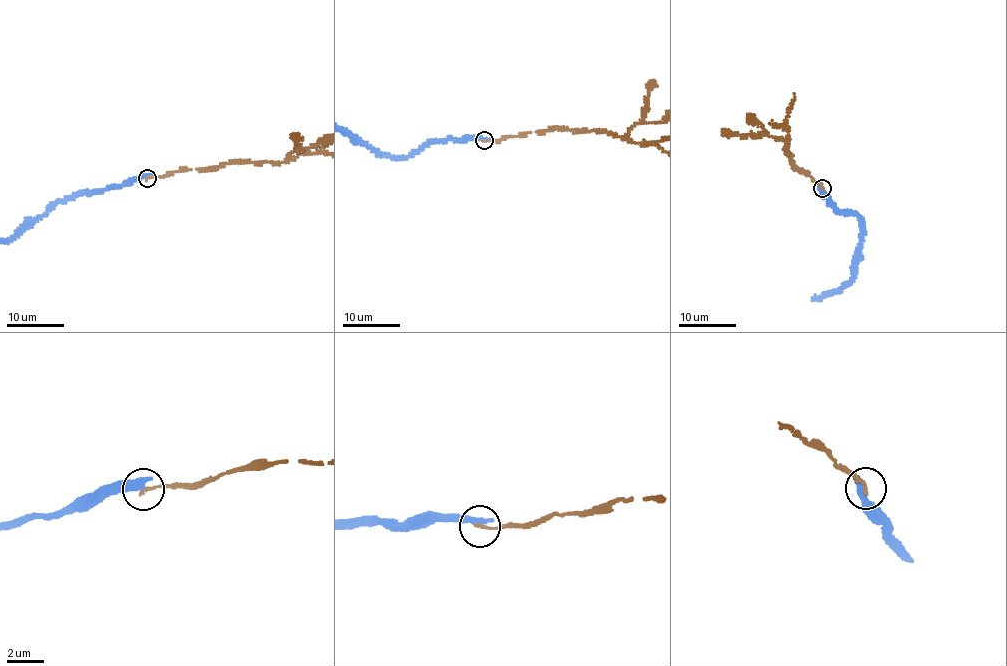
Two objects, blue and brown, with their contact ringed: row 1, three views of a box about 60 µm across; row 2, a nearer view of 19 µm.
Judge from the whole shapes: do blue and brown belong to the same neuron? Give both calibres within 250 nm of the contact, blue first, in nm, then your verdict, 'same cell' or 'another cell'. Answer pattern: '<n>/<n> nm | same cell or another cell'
440/170 nm | another cell

